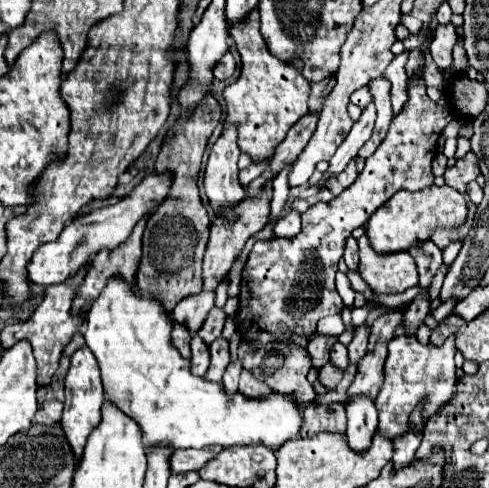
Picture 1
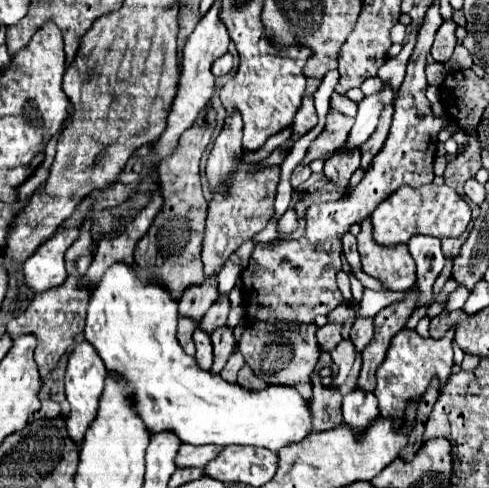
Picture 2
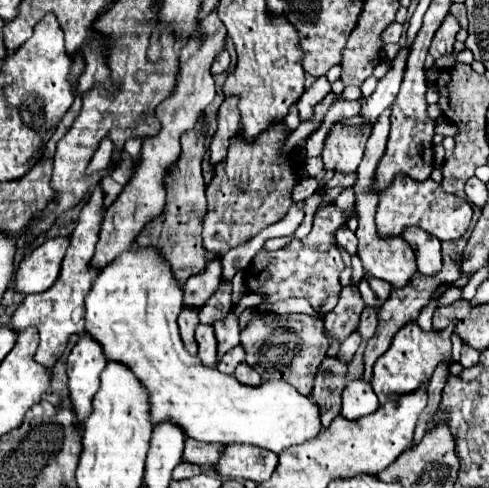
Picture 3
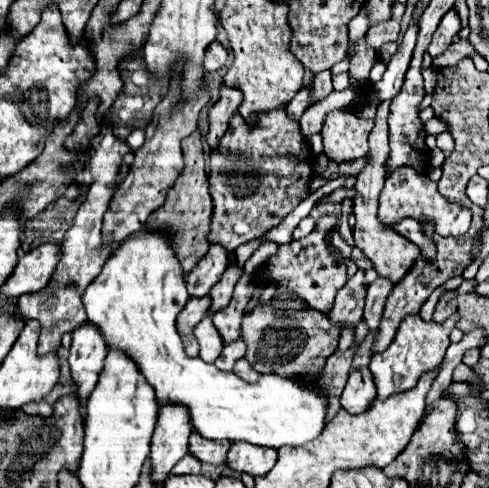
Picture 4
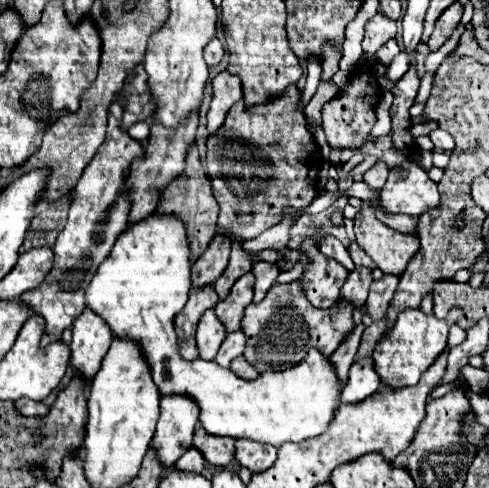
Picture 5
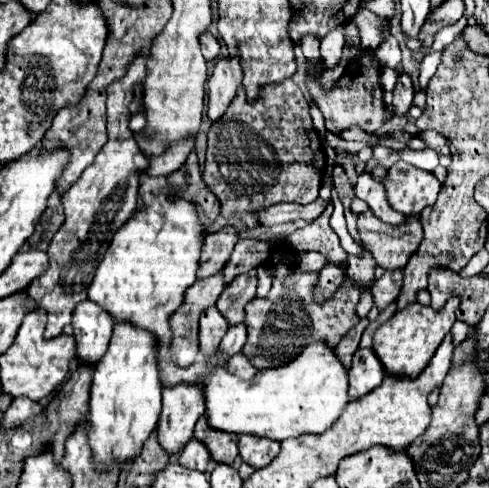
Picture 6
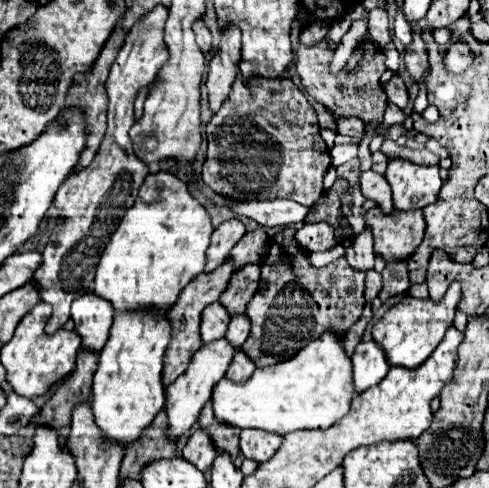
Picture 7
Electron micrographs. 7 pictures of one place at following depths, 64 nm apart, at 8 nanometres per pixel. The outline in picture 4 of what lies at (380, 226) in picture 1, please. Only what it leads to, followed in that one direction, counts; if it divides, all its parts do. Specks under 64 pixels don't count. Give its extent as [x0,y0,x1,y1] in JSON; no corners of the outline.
[378,166,472,238]

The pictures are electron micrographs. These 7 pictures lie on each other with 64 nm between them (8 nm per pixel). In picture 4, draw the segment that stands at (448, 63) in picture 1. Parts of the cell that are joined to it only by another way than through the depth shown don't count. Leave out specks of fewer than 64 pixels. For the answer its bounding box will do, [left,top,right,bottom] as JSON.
[428,10,460,58]

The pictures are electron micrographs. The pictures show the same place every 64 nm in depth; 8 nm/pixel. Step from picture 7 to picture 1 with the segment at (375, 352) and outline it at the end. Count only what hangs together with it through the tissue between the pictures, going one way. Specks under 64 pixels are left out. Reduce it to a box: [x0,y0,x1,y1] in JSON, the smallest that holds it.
[346,396,378,452]

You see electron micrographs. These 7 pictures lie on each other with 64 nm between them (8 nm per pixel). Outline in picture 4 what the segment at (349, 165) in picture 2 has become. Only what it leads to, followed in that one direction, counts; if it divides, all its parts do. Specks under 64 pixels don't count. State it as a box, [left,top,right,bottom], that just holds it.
[322,112,372,164]

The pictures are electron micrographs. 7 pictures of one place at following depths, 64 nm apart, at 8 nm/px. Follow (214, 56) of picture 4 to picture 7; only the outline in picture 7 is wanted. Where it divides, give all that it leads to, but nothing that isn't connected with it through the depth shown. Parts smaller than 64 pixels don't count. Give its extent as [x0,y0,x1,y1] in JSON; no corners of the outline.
[194,22,214,54]

